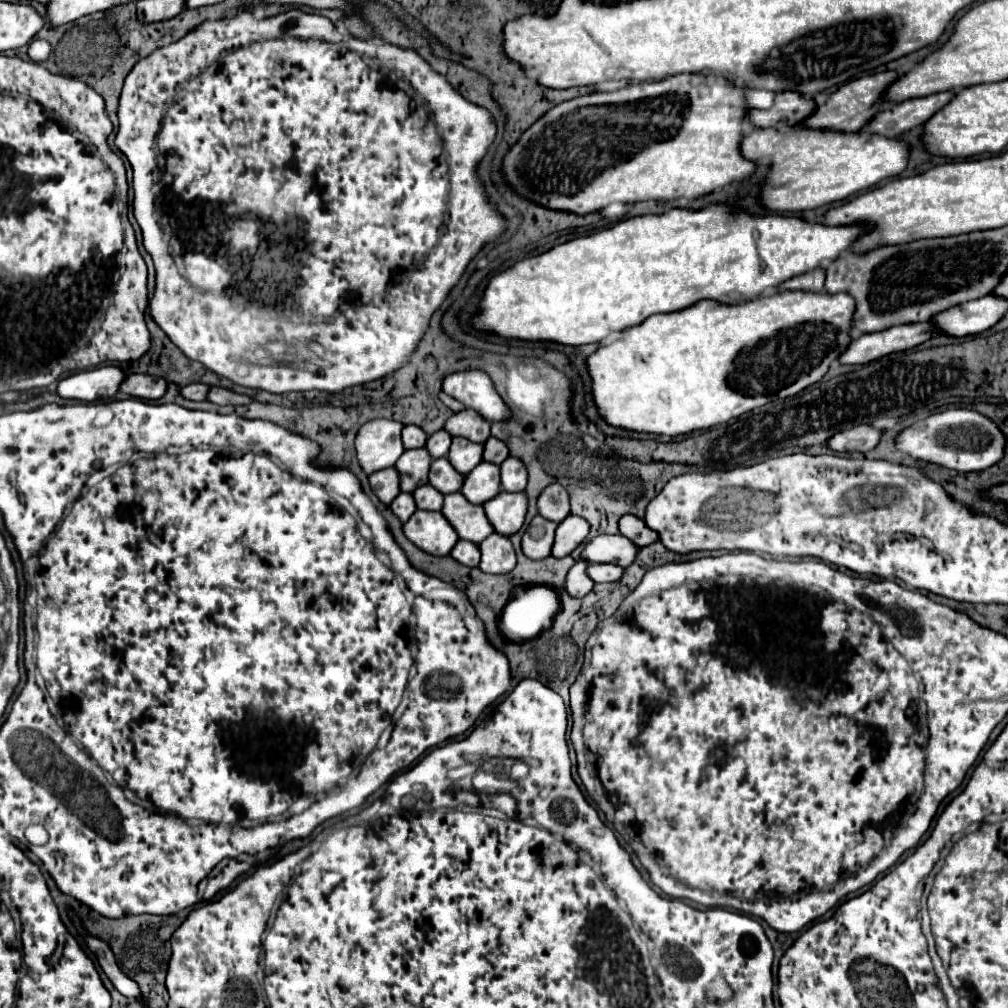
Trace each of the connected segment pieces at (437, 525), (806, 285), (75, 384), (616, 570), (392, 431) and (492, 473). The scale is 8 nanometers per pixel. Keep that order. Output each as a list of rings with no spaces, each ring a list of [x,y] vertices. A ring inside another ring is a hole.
[[[415,512],[405,524],[403,534],[423,552],[433,556],[447,556],[453,544],[459,540],[451,526],[439,512]]]
[[[815,268],[813,272],[805,272],[799,274],[791,280],[785,280],[783,284],[779,284],[779,292],[783,290],[803,290],[803,292],[821,292],[823,290],[823,282],[825,282],[825,270],[823,268]]]
[[[99,366],[93,370],[75,372],[57,384],[57,394],[65,400],[97,402],[111,398],[119,392],[123,372],[115,366]]]
[[[589,564],[587,566],[587,576],[595,582],[615,582],[623,576],[623,568],[615,566],[615,564]]]
[[[371,420],[361,426],[355,438],[357,460],[363,472],[369,476],[377,470],[391,468],[403,454],[401,444],[403,424],[395,420]]]
[[[481,462],[475,470],[465,476],[461,494],[471,504],[485,504],[499,494],[499,466]]]

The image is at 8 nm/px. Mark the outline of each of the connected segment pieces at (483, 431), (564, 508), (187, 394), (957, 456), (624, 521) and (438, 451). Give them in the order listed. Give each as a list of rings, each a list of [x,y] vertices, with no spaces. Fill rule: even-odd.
[[[473,410],[457,412],[445,422],[445,430],[451,436],[461,436],[461,438],[467,438],[477,444],[483,444],[489,438],[489,428],[491,428],[491,424],[487,424],[487,420],[483,420]]]
[[[551,484],[537,500],[537,512],[551,522],[563,522],[569,516],[569,498],[561,484]]]
[[[195,382],[195,384],[189,384],[189,386],[183,386],[181,390],[179,390],[179,394],[183,396],[183,398],[187,398],[187,400],[205,400],[207,398],[207,390],[209,390],[209,386],[207,384],[201,384],[201,382]]]
[[[957,408],[933,414],[925,420],[915,422],[897,434],[893,448],[903,456],[913,456],[915,460],[925,460],[957,472],[979,472],[1001,460],[1005,446],[1005,436],[995,422],[979,412]]]
[[[627,514],[619,520],[619,534],[629,538],[639,548],[649,546],[657,540],[657,536],[643,524],[643,520],[637,516],[631,516],[631,514]]]
[[[439,430],[427,438],[425,448],[431,454],[431,458],[443,458],[449,452],[449,444],[451,444],[451,436],[445,430]]]

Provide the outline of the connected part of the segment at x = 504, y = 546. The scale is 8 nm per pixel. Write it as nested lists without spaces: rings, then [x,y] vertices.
[[[491,534],[483,544],[479,544],[481,550],[481,564],[479,570],[485,574],[509,574],[515,568],[515,552],[511,546],[511,540],[507,536]]]

